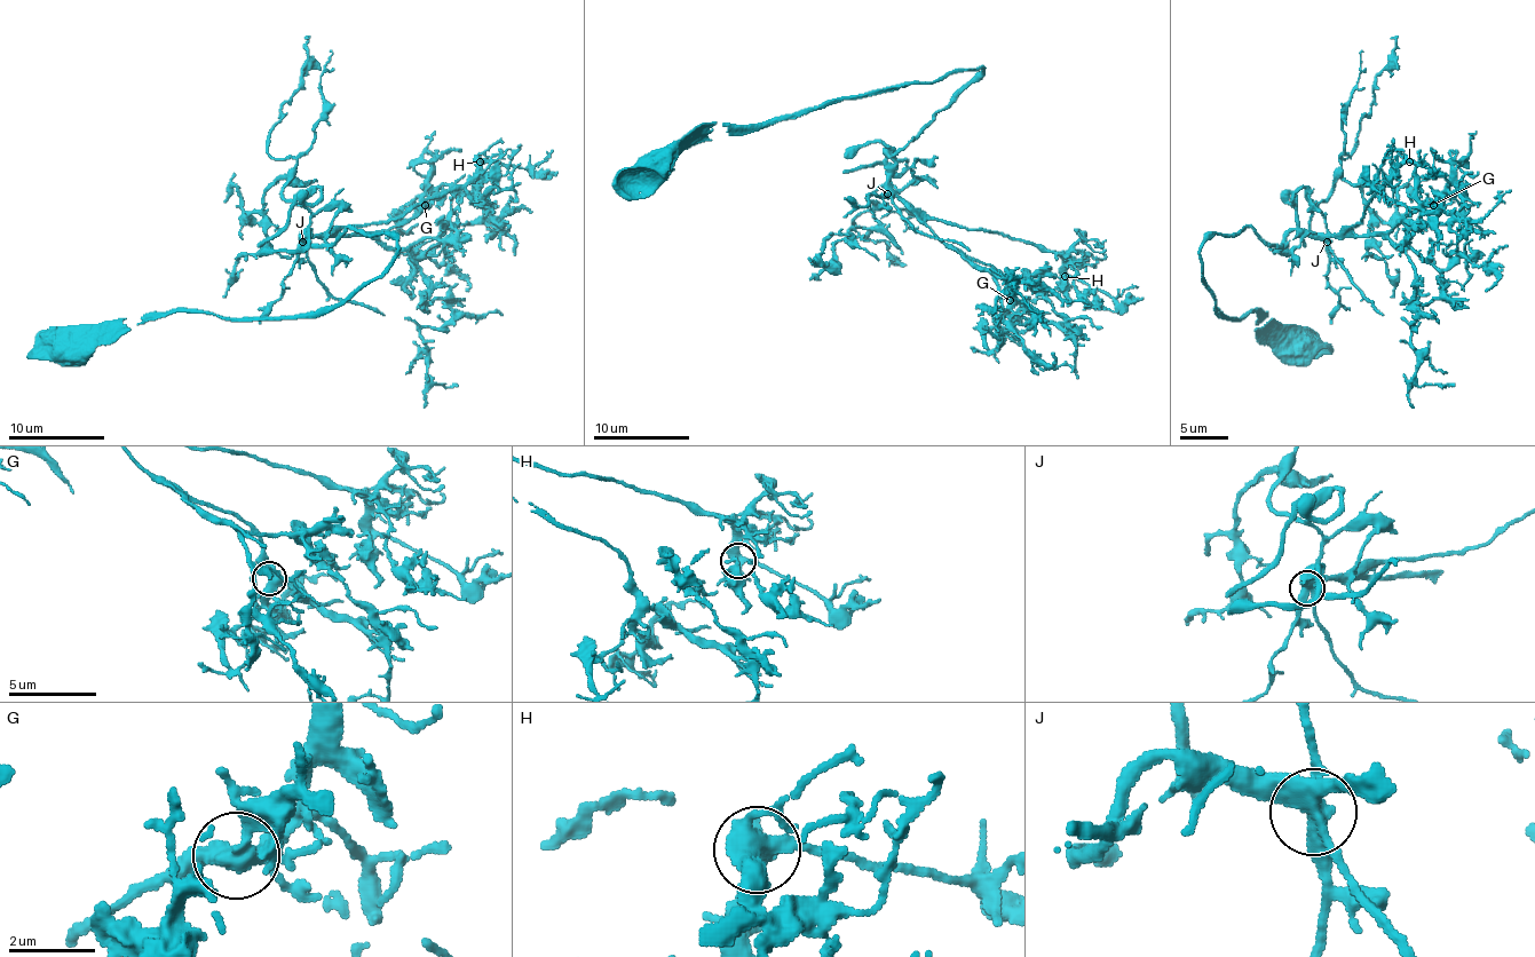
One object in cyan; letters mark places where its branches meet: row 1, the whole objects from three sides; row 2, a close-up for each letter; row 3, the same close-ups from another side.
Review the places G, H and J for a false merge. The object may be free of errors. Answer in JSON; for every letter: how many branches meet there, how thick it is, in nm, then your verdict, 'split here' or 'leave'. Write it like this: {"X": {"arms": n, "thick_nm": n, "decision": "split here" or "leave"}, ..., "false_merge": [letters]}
{"G": {"arms": 5, "thick_nm": 440, "decision": "leave"}, "H": {"arms": 5, "thick_nm": 400, "decision": "leave"}, "J": {"arms": 5, "thick_nm": 440, "decision": "leave"}, "false_merge": []}

